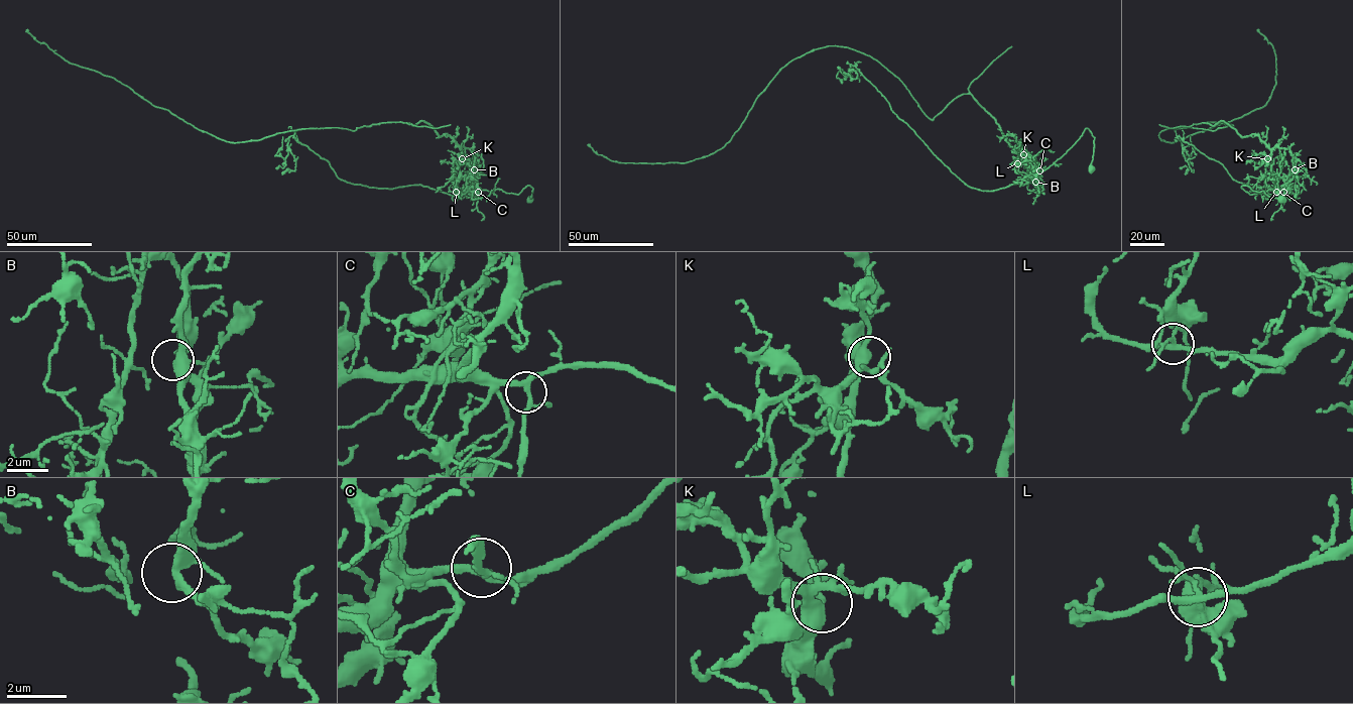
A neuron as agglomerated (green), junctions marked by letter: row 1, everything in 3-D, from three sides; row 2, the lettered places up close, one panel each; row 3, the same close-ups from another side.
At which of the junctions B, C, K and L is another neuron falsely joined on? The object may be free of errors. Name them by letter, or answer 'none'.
L

